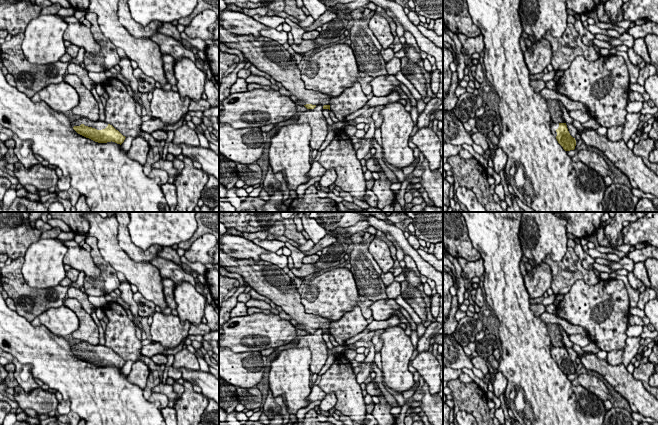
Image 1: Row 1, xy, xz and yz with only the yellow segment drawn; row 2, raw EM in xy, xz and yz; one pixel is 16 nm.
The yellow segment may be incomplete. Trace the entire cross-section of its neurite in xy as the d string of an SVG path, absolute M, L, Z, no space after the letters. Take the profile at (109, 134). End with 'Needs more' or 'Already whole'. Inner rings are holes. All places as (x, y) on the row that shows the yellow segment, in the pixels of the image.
M80 117L71 122L71 125L78 134L98 143L112 141L121 145L126 138L112 125L107 124L105 121L91 121L87 118Z. Needs more

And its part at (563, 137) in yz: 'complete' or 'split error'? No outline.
split error

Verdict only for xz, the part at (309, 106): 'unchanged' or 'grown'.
grown

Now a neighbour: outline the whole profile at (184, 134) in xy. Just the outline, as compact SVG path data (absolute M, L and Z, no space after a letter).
M182 125L174 131L173 144L185 144L190 147L198 147L200 141L195 130L191 129L188 125Z

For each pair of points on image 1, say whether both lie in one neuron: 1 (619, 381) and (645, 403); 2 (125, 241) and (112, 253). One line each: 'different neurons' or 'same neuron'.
1: same neuron
2: different neurons

